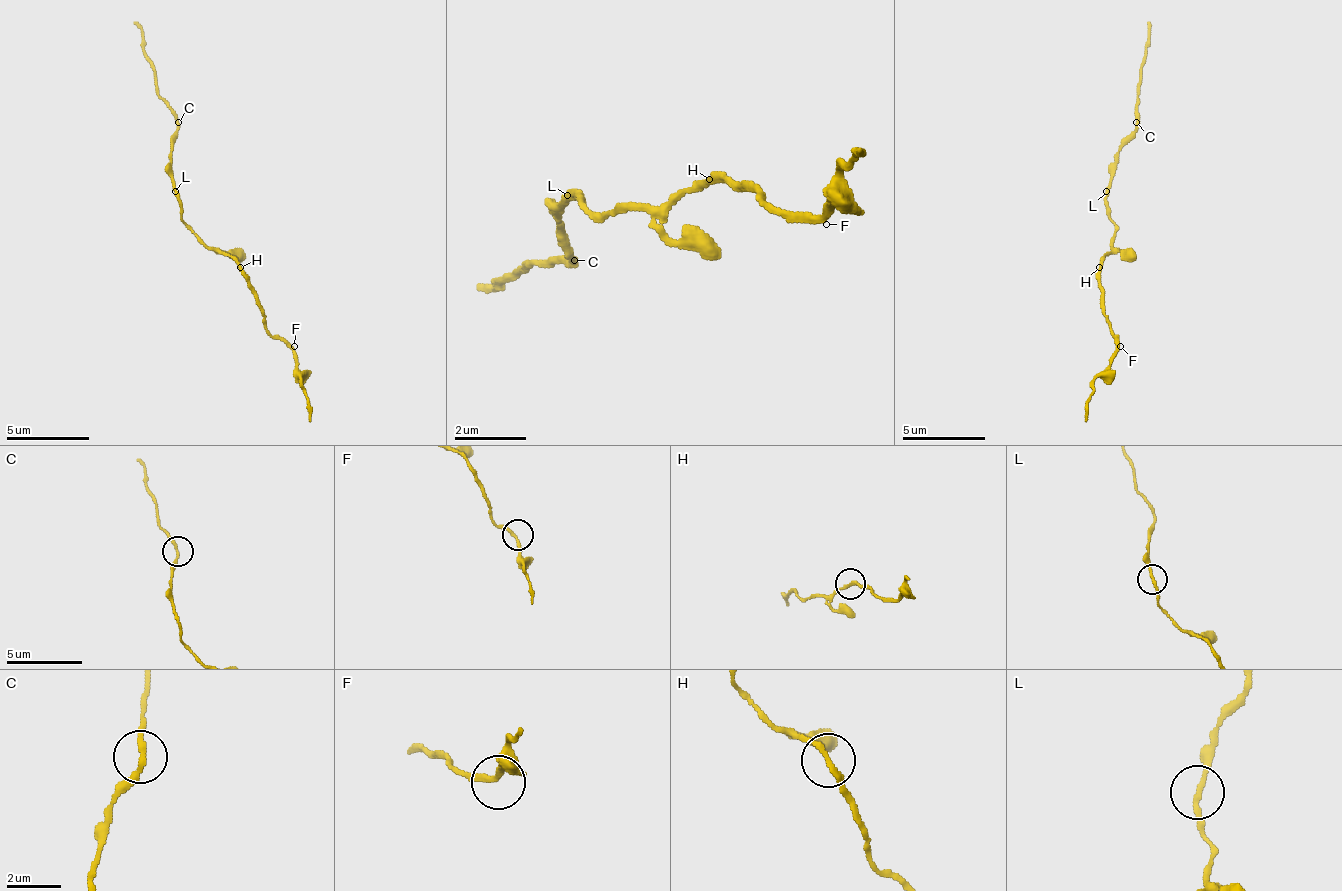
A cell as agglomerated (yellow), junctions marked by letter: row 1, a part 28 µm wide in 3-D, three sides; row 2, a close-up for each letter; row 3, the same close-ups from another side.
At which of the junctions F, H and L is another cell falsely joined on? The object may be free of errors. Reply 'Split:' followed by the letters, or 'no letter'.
Split: no letter

